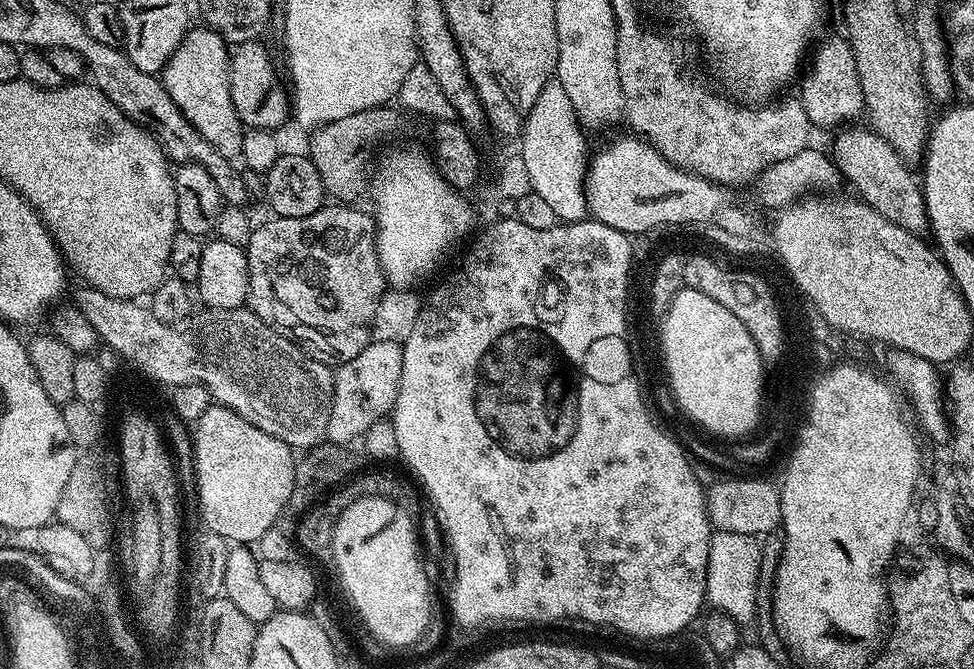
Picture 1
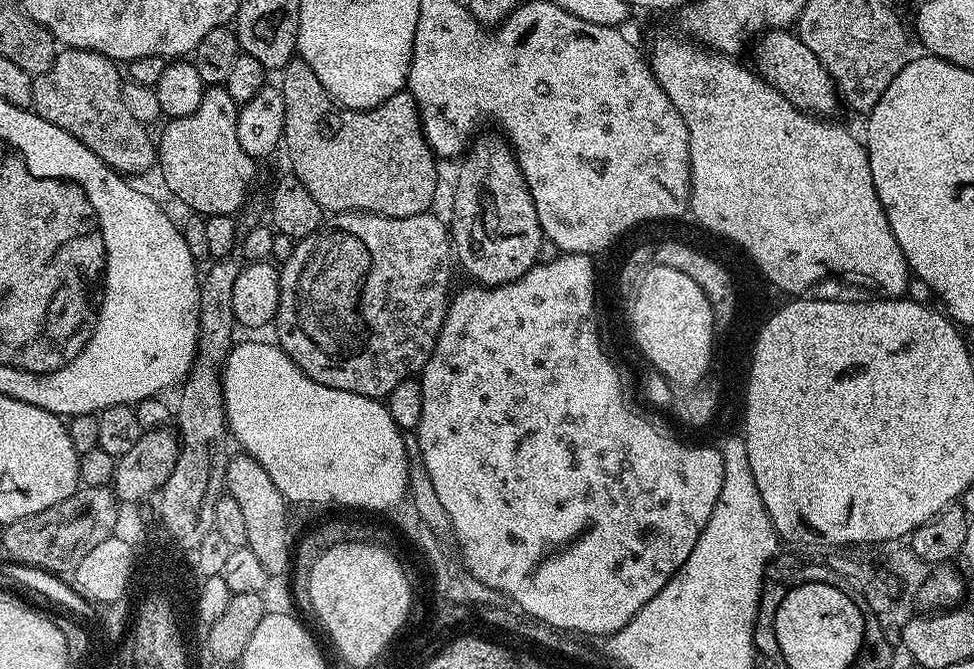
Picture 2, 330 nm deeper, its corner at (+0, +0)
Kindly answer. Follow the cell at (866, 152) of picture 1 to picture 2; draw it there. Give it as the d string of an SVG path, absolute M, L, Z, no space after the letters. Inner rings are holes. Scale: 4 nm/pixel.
M774 28L763 33L756 42L754 68L767 84L774 86L778 94L794 102L794 106L803 112L811 112L813 116L821 118L833 115L831 112L838 105L836 83L830 78L826 66L818 62L814 50L810 50L810 46L806 46L806 42L802 42L795 31Z

